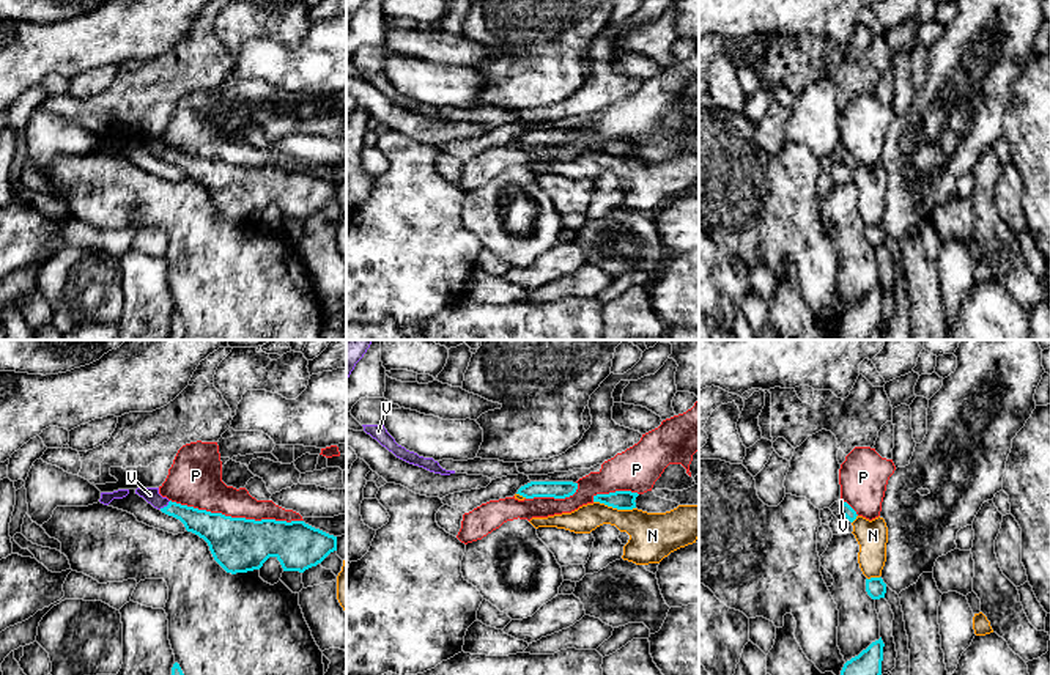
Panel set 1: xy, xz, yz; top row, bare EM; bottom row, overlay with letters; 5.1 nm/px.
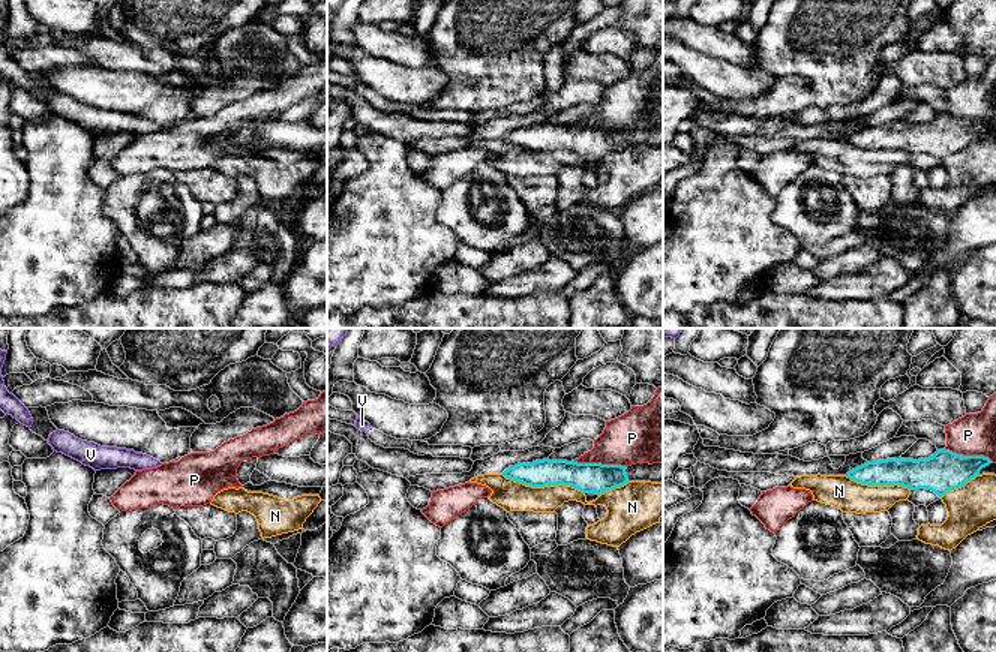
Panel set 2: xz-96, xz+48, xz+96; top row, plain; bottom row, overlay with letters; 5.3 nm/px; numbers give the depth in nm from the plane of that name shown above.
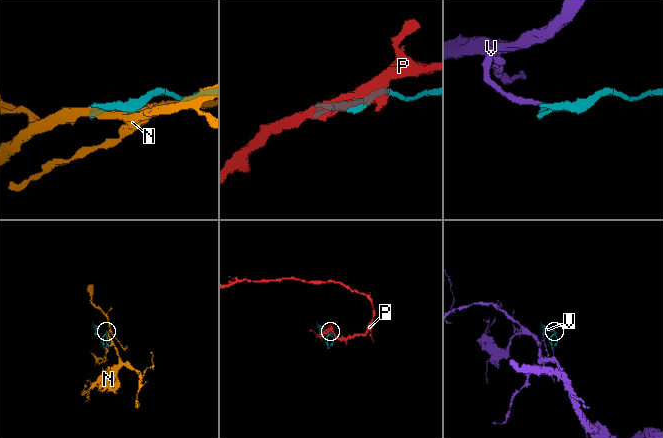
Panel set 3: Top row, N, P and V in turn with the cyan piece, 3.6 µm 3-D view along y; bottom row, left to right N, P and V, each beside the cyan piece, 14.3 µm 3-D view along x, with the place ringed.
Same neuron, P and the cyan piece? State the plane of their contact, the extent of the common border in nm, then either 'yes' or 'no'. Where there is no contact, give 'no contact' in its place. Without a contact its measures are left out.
contact in xy; length 700 nm; no

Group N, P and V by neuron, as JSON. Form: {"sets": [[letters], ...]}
{"sets": [["N"], ["P"], ["V"]]}

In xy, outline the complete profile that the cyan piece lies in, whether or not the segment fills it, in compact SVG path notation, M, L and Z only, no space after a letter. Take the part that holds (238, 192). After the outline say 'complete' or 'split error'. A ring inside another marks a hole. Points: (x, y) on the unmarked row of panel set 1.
M137 135L135 142L143 145L154 156L179 167L187 179L203 186L214 208L231 222L260 217L269 205L275 205L283 219L299 219L316 214L331 200L337 198L337 184L315 176L304 168L246 167L231 165L222 160L211 160L194 154L181 153L159 142L159 135Z | split error

